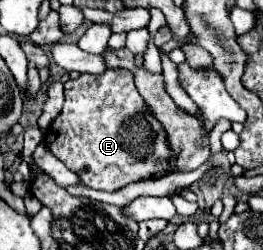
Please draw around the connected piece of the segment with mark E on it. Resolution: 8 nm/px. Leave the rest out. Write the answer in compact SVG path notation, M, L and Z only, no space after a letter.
M125 68L105 70L103 74L83 74L77 80L65 82L65 104L61 114L53 120L47 130L45 146L79 178L85 186L95 190L119 190L125 184L151 178L165 166L169 148L165 142L163 126L153 118L151 110L143 102L141 94L133 84L133 74Z

